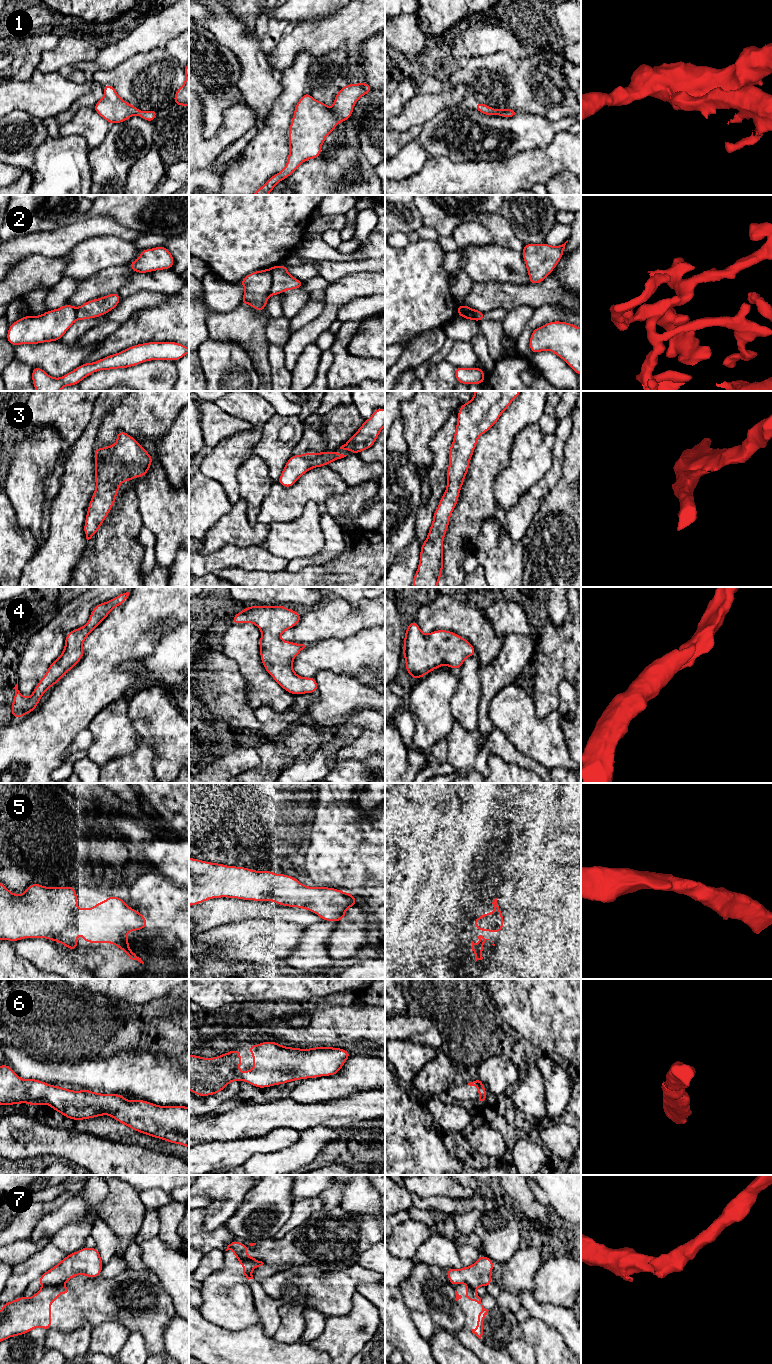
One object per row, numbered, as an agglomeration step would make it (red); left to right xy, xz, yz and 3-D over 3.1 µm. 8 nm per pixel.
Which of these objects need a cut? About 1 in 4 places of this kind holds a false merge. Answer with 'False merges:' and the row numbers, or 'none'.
False merges: 2, 7

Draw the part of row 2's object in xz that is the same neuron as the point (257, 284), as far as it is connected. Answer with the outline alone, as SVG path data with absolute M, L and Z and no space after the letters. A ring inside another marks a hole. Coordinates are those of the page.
M270 269L254 271L245 276L239 284L245 288L240 304L249 304L257 311L266 309L272 287L272 272Z

